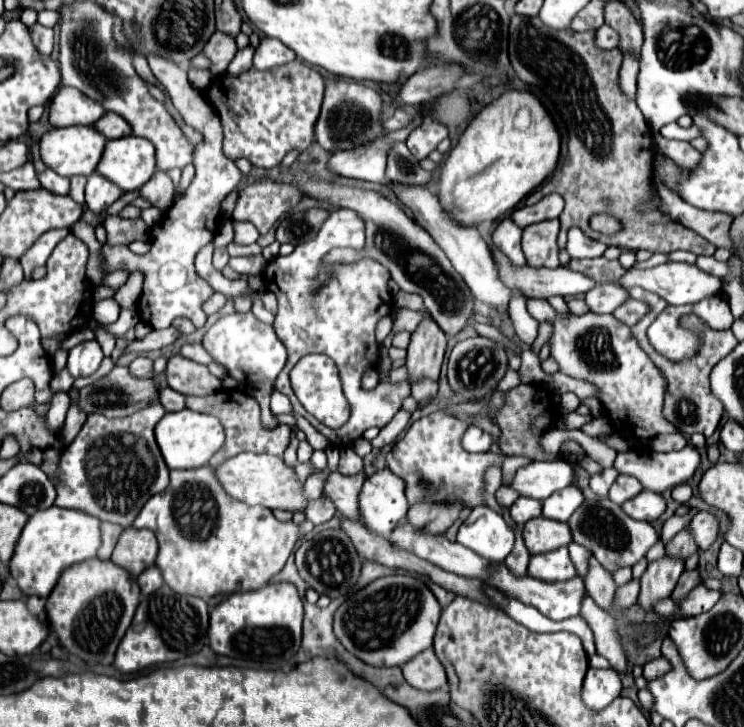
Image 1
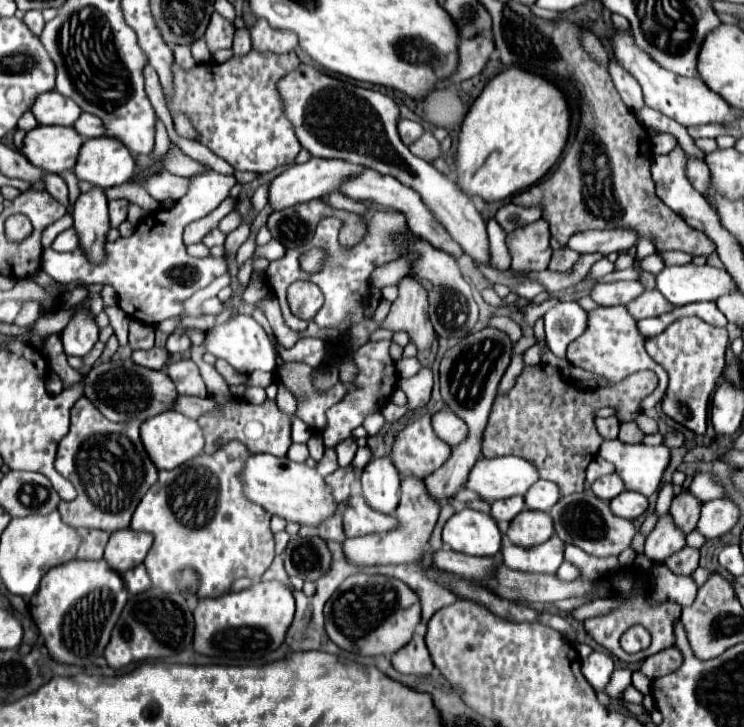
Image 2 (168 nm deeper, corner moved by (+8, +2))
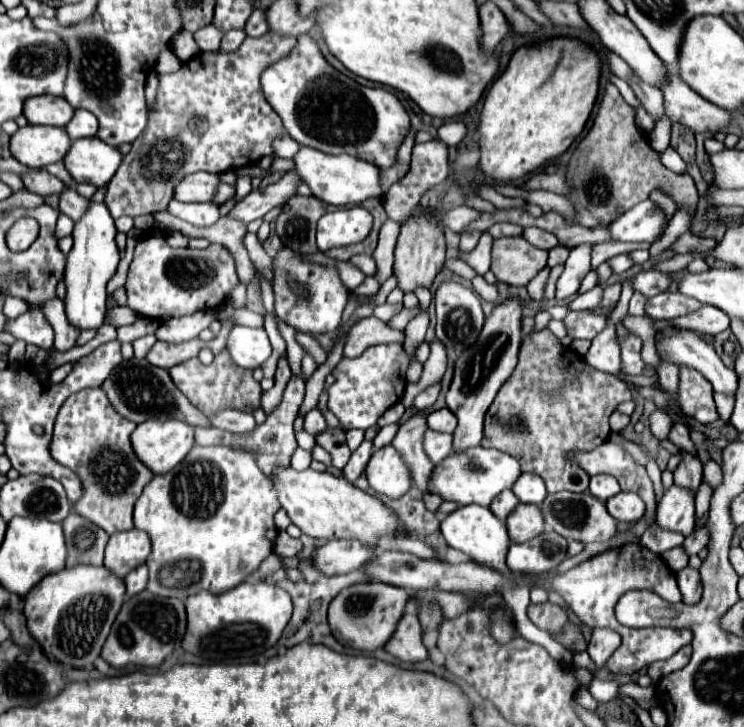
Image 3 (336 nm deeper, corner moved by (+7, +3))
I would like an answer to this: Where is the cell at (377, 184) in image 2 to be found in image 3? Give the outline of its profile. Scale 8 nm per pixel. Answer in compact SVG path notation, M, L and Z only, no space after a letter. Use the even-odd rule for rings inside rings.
M302 147L296 157L296 171L306 179L304 183L312 189L312 193L330 203L330 205L360 205L366 199L382 199L384 187L382 187L382 171L380 167L374 167L370 163L364 163L360 159L354 159L352 155L326 155L312 147Z

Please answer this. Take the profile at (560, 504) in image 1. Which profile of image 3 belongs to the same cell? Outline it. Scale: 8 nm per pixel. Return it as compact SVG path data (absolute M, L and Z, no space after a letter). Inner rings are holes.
M522 473L512 491L520 499L520 503L534 503L534 505L542 505L542 499L546 499L548 495L546 485L534 473Z

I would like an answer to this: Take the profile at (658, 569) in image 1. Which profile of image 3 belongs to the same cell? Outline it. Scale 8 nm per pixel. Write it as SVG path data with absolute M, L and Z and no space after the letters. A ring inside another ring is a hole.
M672 485L658 503L656 525L666 531L676 531L688 537L694 531L694 495Z

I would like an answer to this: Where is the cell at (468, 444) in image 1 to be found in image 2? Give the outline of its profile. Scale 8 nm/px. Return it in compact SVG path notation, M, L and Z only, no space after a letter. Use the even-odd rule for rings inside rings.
M449 408L433 414L433 430L449 446L457 446L457 442L461 442L467 436L465 422L461 418L457 418Z

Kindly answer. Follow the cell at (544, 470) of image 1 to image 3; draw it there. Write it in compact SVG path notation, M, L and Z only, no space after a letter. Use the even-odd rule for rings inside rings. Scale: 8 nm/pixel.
M472 447L468 451L448 455L446 463L452 463L452 465L446 465L446 471L444 471L442 463L434 467L430 483L434 485L432 487L434 493L440 493L446 501L456 501L460 505L478 503L482 507L488 507L492 503L492 499L496 499L504 489L512 489L516 479L522 475L518 459L514 459L502 451L484 449L484 447ZM476 479L478 479L478 485L476 485ZM470 485L474 485L474 487L470 487Z

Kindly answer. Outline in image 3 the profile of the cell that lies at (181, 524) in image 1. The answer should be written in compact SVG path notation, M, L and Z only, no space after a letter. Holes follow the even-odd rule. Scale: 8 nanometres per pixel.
M196 445L178 467L174 467L166 475L154 475L154 479L144 487L140 499L136 501L134 527L146 531L152 539L152 553L146 561L150 569L146 589L154 595L176 597L184 601L186 597L200 591L220 595L238 587L272 553L278 535L274 527L274 513L278 509L280 503L276 499L272 481L258 467L254 451L226 445Z

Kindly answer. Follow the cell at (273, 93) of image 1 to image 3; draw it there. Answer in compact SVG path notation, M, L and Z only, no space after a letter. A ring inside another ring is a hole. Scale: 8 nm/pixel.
M266 33L258 39L246 37L238 51L234 53L198 53L176 73L158 75L158 95L156 95L156 109L150 111L148 127L144 133L132 143L132 151L124 157L118 173L108 183L106 191L106 207L110 209L112 217L118 219L122 215L138 217L148 213L164 211L168 201L172 199L172 189L178 179L188 173L208 171L208 173L222 173L230 169L240 169L246 165L254 165L262 157L276 159L274 153L274 139L284 137L284 125L276 111L270 107L266 97L262 95L260 75L270 63L284 59L296 47L294 37L280 37L274 33Z

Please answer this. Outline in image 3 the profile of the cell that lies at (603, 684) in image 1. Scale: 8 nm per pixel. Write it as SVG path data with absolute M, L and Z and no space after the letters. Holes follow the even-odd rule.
M594 629L592 631L592 641L588 645L588 653L596 665L594 673L598 673L606 665L606 661L610 659L610 655L616 651L618 645L620 645L618 633L614 633L610 629Z

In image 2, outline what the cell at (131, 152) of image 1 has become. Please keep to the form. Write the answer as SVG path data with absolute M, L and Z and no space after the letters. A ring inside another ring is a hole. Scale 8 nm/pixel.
M107 136L85 140L73 166L73 172L79 180L85 180L99 188L111 188L125 184L135 174L133 154L115 140Z

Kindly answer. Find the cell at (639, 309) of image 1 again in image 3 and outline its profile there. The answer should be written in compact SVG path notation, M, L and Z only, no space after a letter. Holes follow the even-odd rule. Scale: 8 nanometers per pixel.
M664 291L646 301L646 315L652 319L674 319L696 311L702 303L680 295L678 291Z

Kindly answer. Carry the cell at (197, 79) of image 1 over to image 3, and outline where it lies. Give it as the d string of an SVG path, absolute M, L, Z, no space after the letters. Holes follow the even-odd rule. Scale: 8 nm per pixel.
M180 31L180 33L176 33L174 39L172 39L172 51L174 51L174 55L176 55L182 63L190 61L190 59L198 53L198 45L196 45L192 33L190 33L190 31Z

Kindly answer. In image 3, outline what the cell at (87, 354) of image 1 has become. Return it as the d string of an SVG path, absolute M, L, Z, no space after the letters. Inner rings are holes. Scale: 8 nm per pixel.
M90 201L86 213L74 225L72 237L74 237L74 247L68 253L66 269L64 269L64 283L66 283L64 305L66 305L68 321L78 331L98 329L104 323L104 315L106 315L106 297L108 297L106 283L116 273L120 261L120 251L114 241L116 227L108 207L104 203Z

